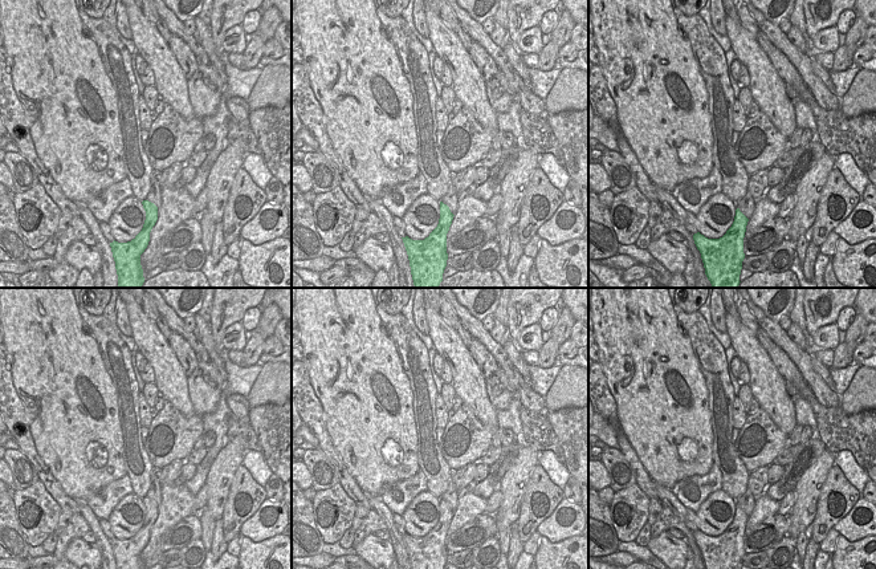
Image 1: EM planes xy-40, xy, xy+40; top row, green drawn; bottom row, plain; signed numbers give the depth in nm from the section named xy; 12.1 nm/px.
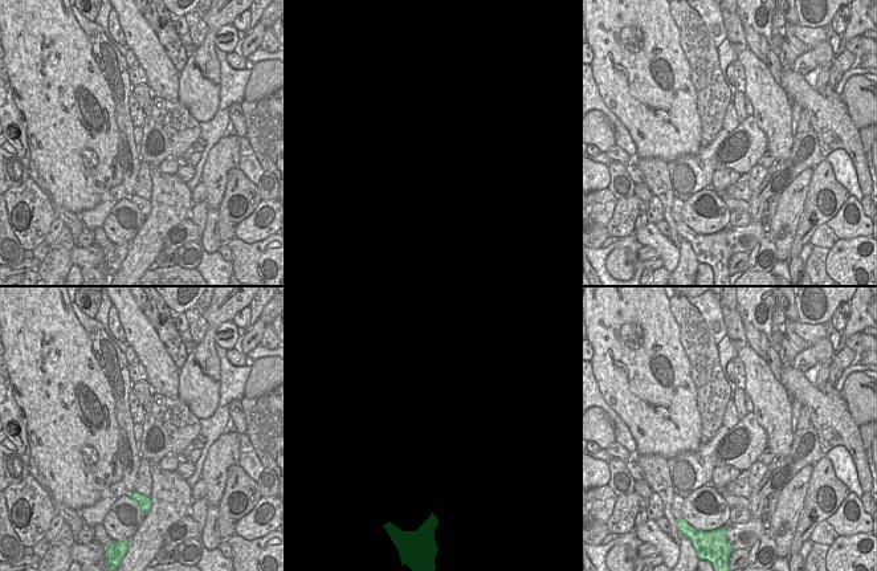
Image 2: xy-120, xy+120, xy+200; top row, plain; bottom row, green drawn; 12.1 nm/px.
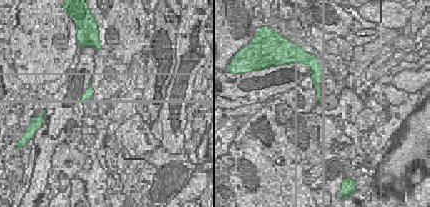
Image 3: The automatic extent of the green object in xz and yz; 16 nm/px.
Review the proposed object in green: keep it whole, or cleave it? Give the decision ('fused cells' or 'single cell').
single cell

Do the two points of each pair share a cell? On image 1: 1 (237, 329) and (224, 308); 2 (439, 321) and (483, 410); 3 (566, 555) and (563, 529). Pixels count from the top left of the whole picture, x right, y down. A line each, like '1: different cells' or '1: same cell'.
1: different cells
2: same cell
3: different cells

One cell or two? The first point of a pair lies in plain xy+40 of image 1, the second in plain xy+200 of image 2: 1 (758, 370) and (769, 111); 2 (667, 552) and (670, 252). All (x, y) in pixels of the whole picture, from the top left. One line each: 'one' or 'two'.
1: one
2: one

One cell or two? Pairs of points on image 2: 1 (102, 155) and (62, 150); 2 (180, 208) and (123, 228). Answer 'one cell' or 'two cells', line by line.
1: one cell
2: two cells

